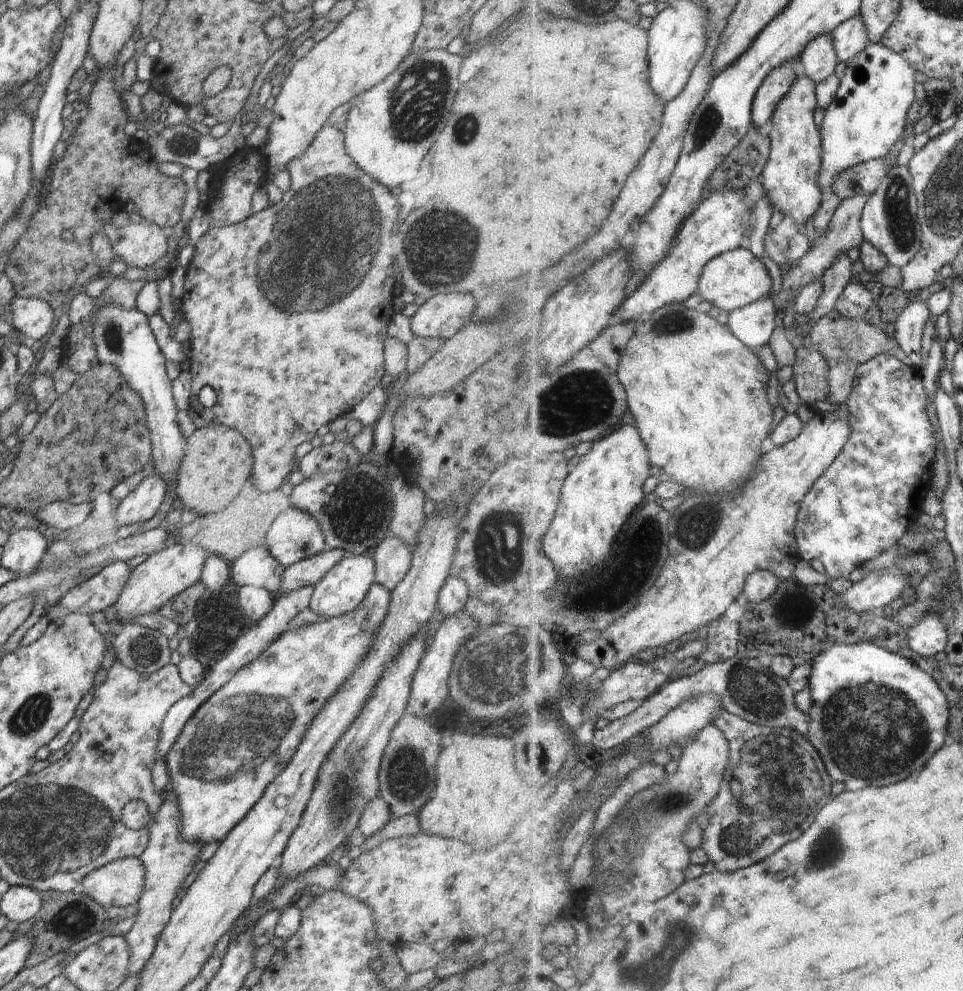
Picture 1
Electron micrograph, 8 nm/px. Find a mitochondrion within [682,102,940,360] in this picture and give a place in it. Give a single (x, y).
(899, 213)

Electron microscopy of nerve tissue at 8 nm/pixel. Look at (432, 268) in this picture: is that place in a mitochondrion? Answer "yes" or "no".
yes

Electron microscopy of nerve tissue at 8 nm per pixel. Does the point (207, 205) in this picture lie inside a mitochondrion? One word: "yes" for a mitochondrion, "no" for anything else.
no

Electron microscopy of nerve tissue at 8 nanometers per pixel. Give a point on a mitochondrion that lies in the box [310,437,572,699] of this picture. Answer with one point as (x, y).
(500, 539)

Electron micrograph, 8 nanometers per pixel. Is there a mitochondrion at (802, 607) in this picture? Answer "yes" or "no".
yes

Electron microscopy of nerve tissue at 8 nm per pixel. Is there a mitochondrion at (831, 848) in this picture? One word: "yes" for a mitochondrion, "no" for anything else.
yes

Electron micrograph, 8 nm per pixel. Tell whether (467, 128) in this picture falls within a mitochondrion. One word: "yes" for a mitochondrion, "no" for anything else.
yes

